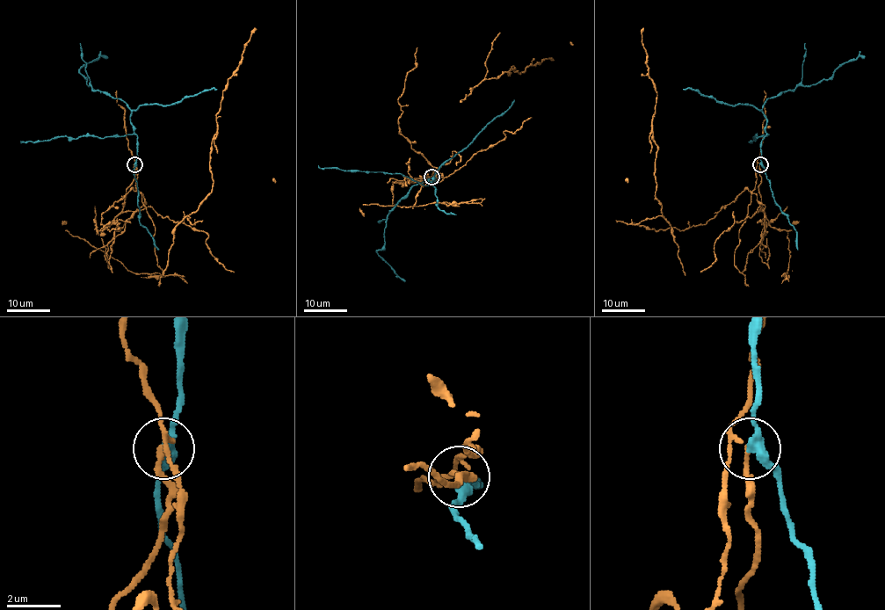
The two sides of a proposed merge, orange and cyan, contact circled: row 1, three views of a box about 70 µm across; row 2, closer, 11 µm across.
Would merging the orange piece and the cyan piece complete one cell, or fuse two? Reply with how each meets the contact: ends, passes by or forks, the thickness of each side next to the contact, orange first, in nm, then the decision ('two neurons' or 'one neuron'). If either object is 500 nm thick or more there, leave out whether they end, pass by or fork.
orange forks; cyan passes by; calibres 110 and 360 nm; two neurons

